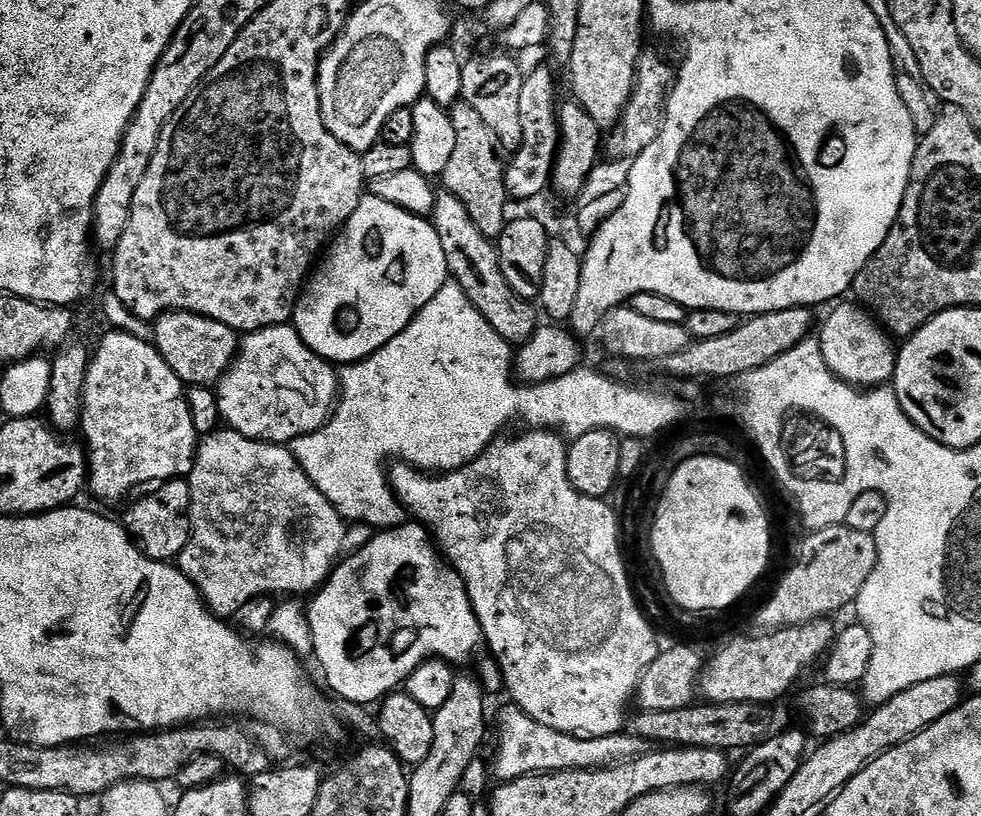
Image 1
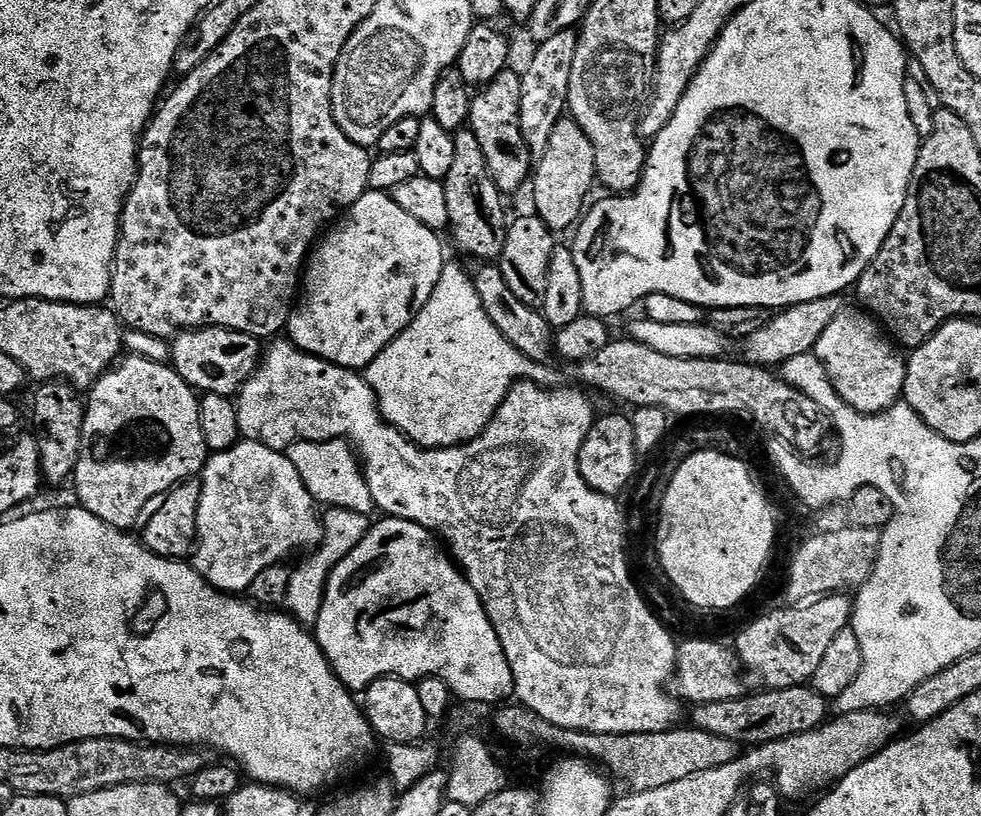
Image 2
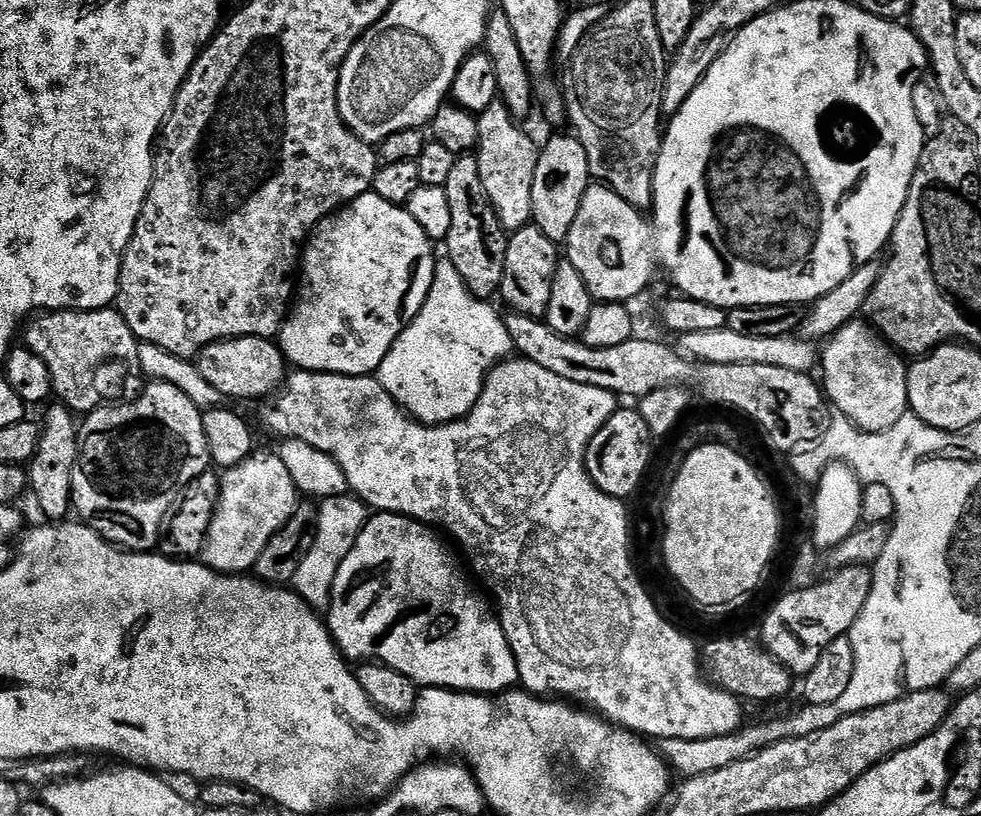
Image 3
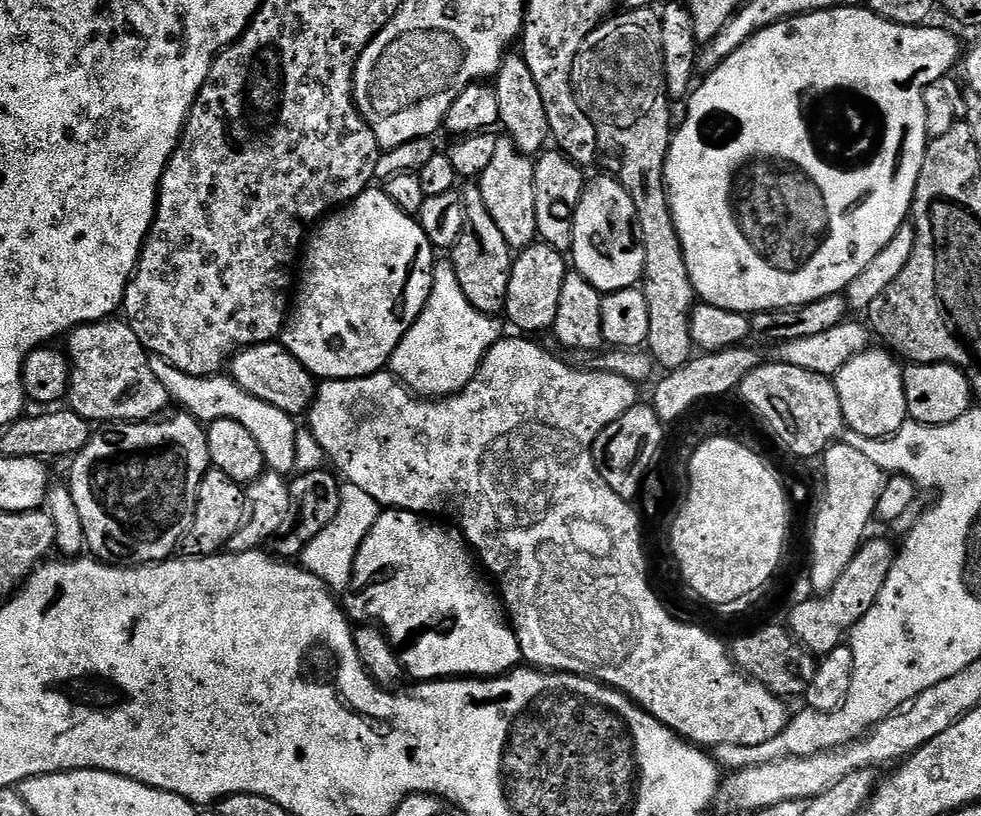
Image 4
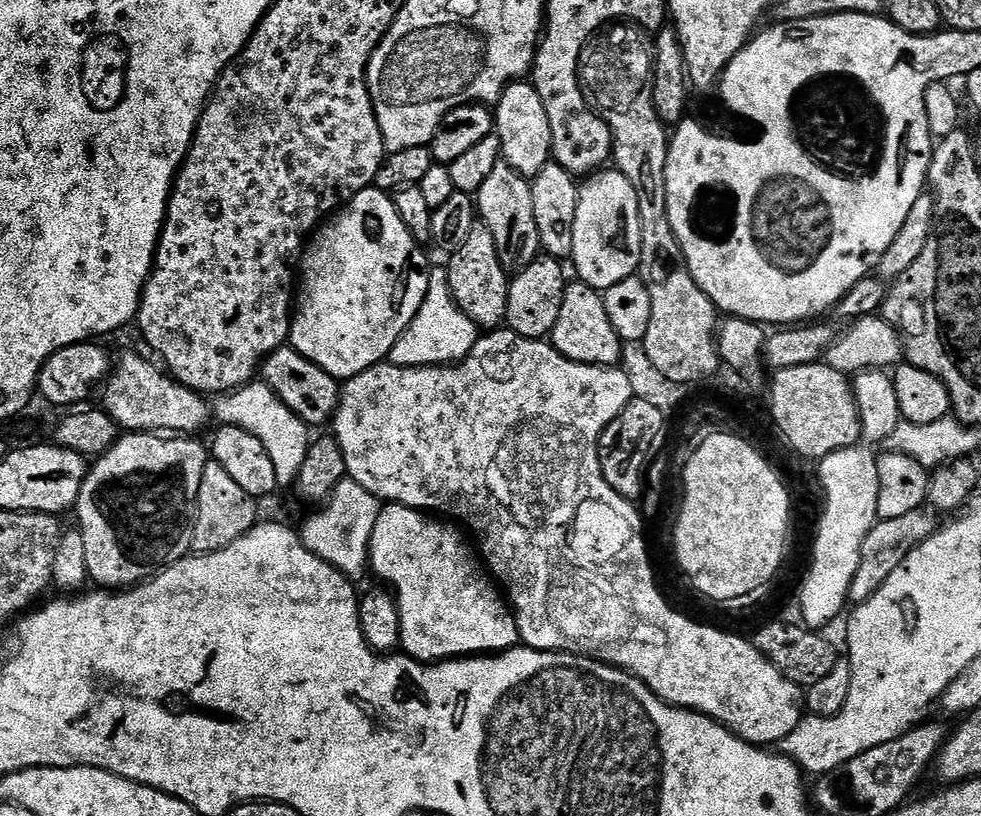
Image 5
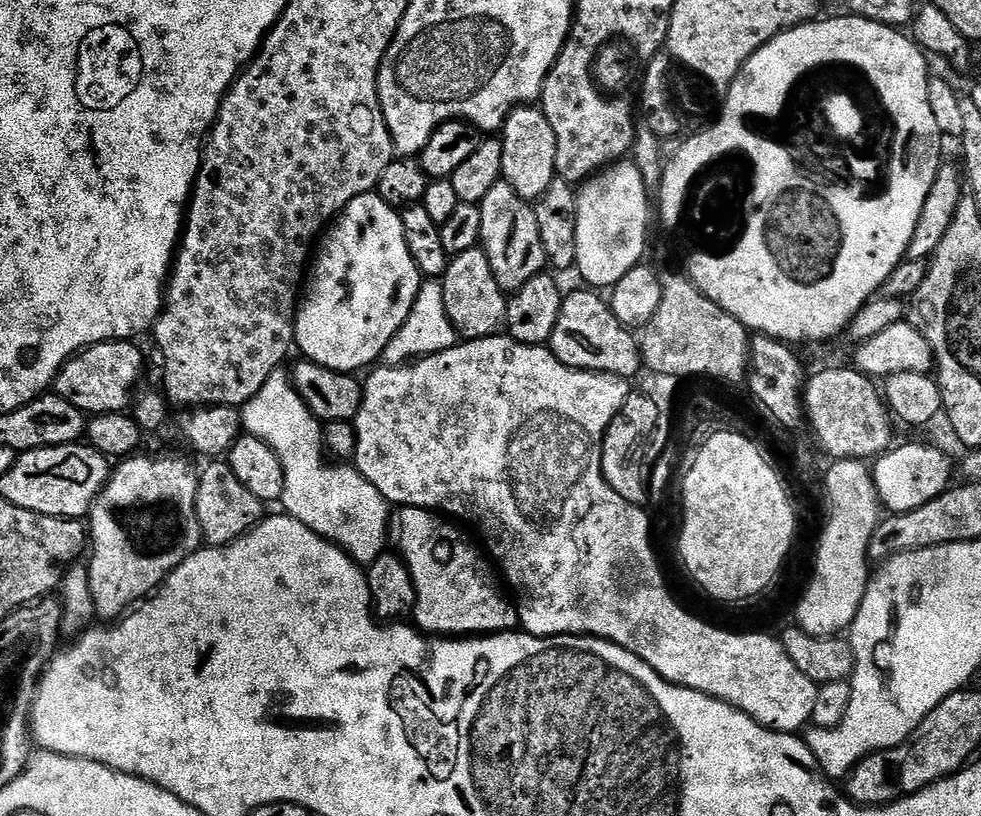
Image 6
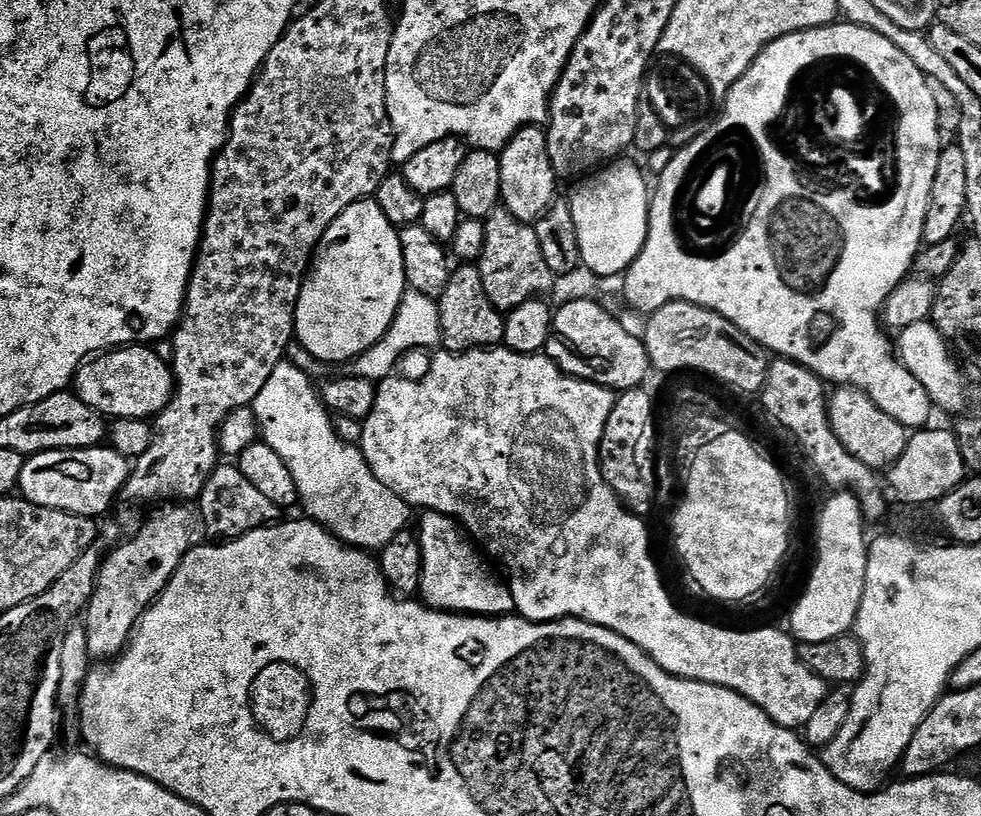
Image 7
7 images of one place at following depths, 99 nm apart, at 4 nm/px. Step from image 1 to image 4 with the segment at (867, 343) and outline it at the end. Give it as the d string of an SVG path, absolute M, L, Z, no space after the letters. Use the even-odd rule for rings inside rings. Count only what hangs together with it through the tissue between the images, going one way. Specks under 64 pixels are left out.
M869 348L859 352L848 360L833 379L842 404L845 425L863 437L880 439L891 436L909 419L906 406L906 377L902 372L903 365L887 349Z

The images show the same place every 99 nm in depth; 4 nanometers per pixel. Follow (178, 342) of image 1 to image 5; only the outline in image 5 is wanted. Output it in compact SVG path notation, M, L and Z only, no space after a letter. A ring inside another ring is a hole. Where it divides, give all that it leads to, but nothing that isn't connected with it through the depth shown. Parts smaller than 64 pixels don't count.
M291 346L274 350L264 359L262 380L270 386L270 390L278 399L286 402L286 406L290 406L290 410L294 410L294 414L302 418L306 425L324 424L327 420L329 423L340 406L341 381L322 370L322 366L310 362Z

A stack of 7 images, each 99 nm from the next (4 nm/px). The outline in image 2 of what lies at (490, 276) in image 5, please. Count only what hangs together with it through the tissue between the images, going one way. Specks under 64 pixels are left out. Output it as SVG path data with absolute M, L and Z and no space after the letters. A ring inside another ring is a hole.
M461 130L455 133L456 145L454 146L454 163L450 174L446 174L443 180L446 190L446 210L450 210L448 228L452 232L452 240L468 256L480 260L476 262L496 262L502 254L502 246L506 246L506 234L510 223L509 217L504 217L505 197L498 190L494 178L488 173L486 154L482 152L482 146L478 146L478 138L470 130Z

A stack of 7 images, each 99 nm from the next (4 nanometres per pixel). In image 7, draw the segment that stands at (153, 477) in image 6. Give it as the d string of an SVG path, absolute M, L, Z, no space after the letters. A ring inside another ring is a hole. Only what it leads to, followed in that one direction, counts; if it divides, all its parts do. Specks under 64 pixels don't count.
M176 502L153 507L152 517L137 530L136 536L130 537L125 544L117 543L104 557L94 594L82 613L93 661L111 661L128 647L145 610L162 595L184 555L193 547L192 520L184 508L187 507Z

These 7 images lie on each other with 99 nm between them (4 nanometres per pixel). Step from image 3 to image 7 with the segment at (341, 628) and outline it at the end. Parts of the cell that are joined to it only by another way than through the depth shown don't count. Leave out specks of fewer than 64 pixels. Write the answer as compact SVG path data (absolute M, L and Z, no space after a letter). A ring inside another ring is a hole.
M425 511L421 516L424 517L420 520L418 531L422 550L419 599L439 612L454 612L462 616L495 618L513 615L516 603L511 587L496 577L497 569L489 563L485 553L477 547L467 531L451 516L443 516L441 512Z

